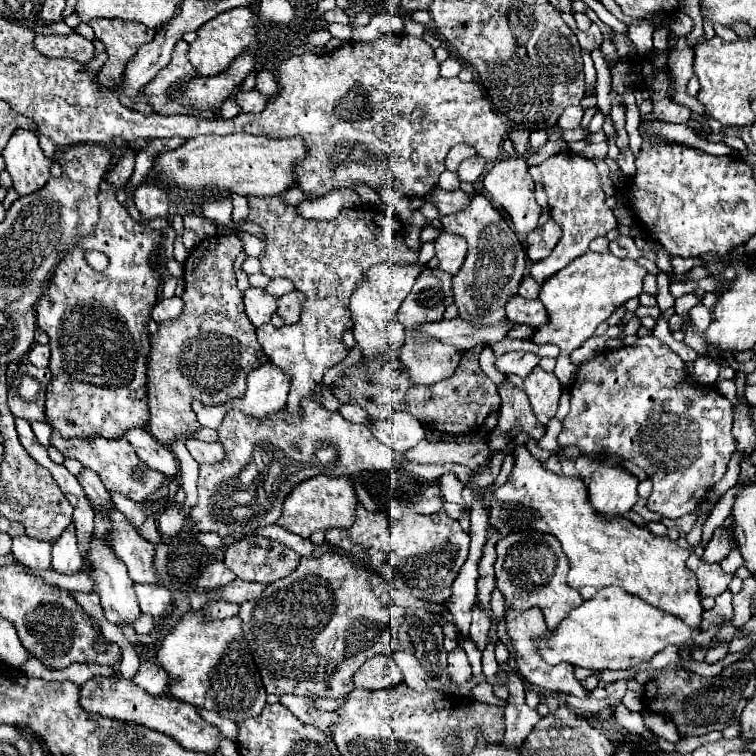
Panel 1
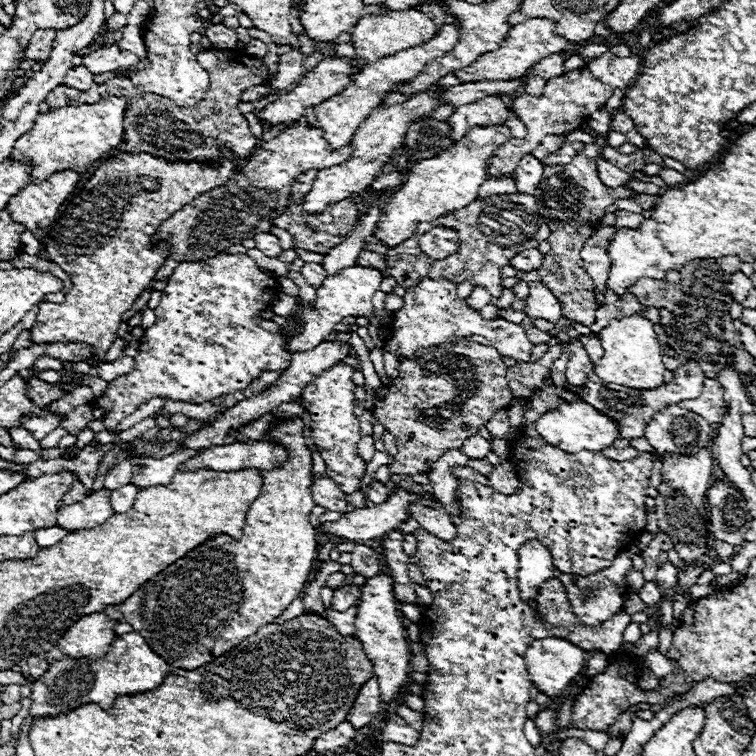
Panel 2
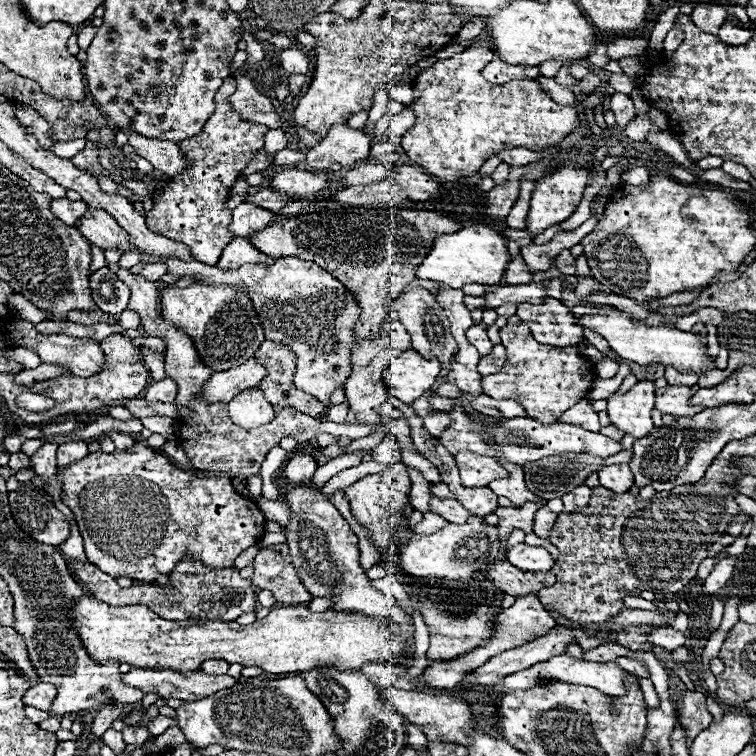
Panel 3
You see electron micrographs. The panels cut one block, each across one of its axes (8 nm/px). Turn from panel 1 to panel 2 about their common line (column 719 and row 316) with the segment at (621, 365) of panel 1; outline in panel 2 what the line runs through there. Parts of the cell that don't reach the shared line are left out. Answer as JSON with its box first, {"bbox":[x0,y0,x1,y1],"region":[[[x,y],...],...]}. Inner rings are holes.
{"bbox":[384,278,534,362],"region":[[[424,278],[416,288],[408,290],[404,296],[404,306],[394,312],[394,320],[390,322],[390,328],[394,328],[394,336],[384,342],[384,348],[400,358],[414,356],[420,348],[438,346],[438,344],[450,344],[458,340],[470,340],[478,344],[490,344],[494,346],[502,356],[514,358],[522,362],[522,358],[528,358],[530,348],[534,346],[522,326],[496,318],[496,320],[484,320],[476,310],[472,310],[466,300],[462,300],[456,294],[456,286],[448,280],[430,280]]]}

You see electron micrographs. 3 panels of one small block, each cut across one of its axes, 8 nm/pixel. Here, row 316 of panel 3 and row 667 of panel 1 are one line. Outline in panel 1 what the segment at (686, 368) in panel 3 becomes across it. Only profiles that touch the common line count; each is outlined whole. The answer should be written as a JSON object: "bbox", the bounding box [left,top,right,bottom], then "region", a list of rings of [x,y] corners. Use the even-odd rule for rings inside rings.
{"bbox":[536,588,740,670],"region":[[[602,588],[592,600],[586,600],[582,606],[574,608],[566,620],[560,622],[558,630],[550,632],[546,640],[536,640],[542,658],[548,664],[570,662],[572,666],[590,668],[590,670],[626,670],[634,668],[644,660],[650,660],[654,654],[662,652],[666,646],[676,648],[708,648],[712,640],[730,642],[734,636],[740,636],[740,628],[730,622],[720,626],[710,626],[708,630],[690,628],[680,618],[654,608],[640,600],[634,594],[628,594],[622,588]]]}

